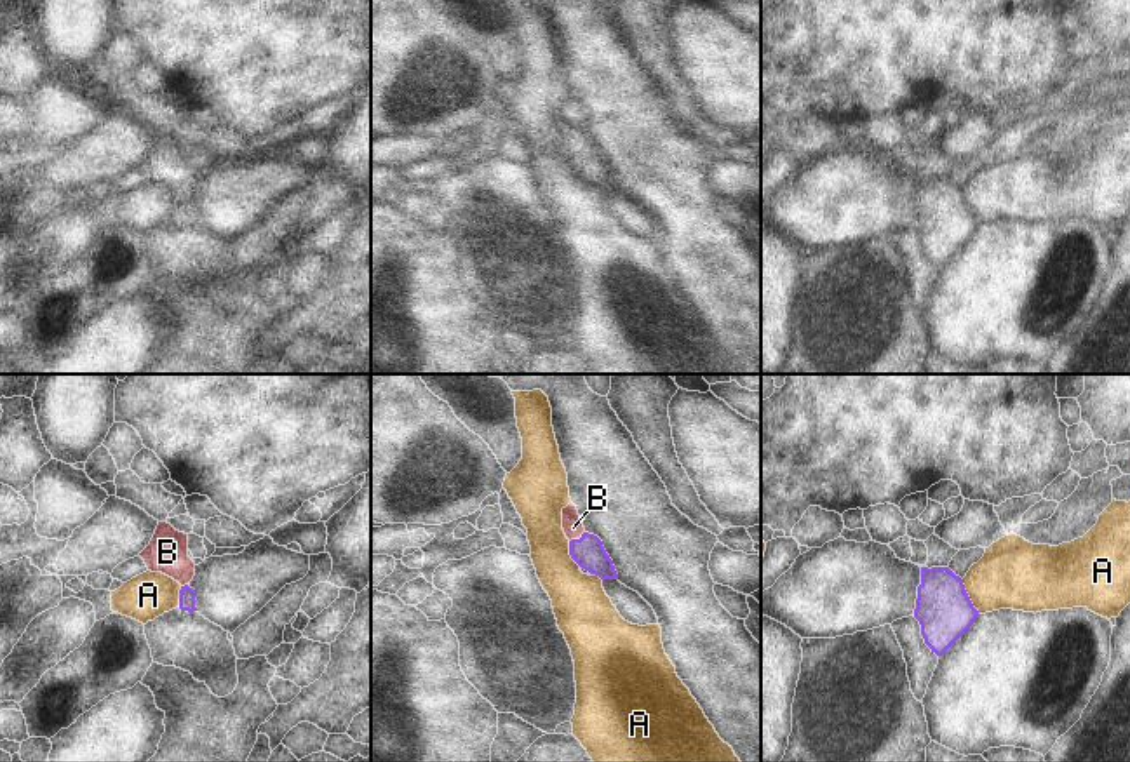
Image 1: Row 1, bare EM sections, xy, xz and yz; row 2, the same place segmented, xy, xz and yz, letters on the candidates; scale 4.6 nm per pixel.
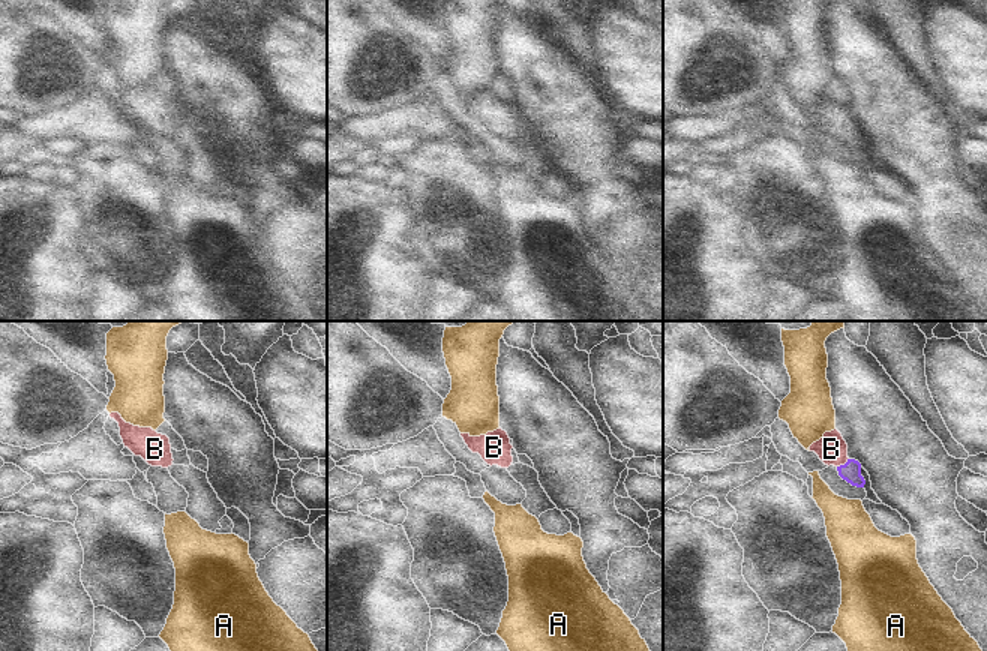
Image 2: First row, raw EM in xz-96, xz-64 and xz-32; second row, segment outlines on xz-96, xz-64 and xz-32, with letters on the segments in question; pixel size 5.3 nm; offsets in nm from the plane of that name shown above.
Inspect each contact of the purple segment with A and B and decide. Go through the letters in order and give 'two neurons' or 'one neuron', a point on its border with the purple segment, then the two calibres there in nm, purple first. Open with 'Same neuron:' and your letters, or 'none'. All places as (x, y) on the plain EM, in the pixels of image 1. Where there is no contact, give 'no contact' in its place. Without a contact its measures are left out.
Same neuron: B
A: two neurons; meets purple in yz at (968, 207); 260 nm thick on the purple side, 320 nm on the other
B: one neuron; meets purple in xz at (577, 150); 150 nm thick on the purple side, 100 nm on the other

